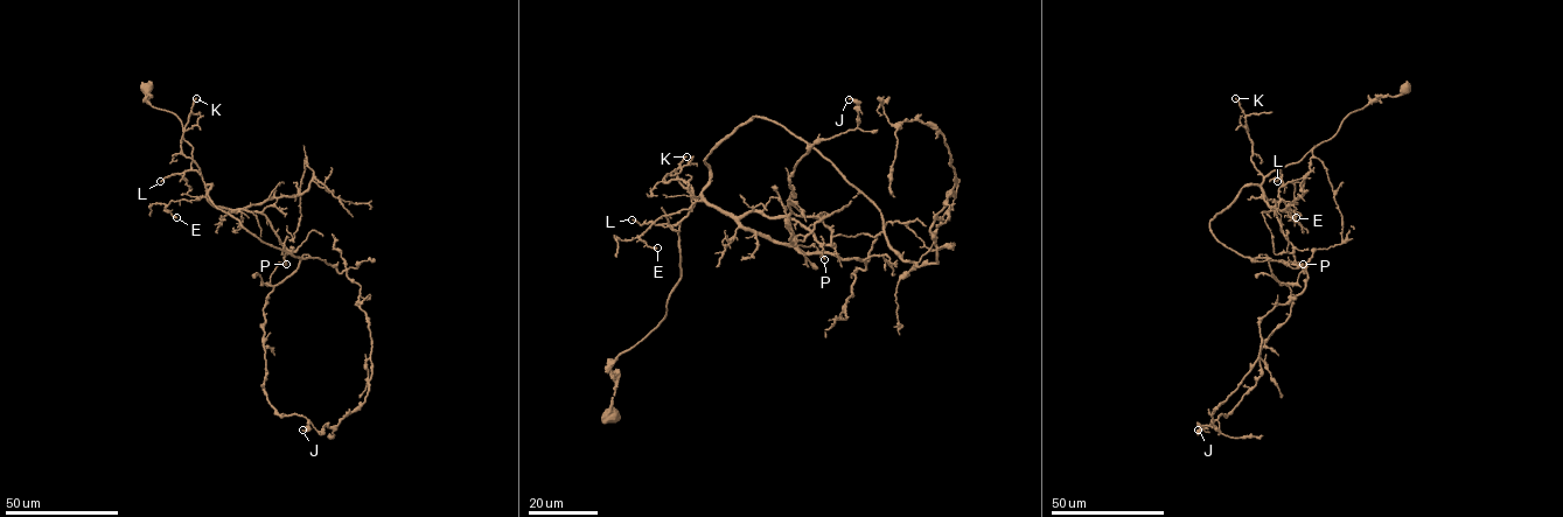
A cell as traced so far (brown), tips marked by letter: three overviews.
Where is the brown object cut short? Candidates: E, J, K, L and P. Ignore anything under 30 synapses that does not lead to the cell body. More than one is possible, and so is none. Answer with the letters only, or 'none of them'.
none of them

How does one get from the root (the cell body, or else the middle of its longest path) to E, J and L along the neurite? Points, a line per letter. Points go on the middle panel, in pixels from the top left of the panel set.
E: (608, 414), (611, 363), (664, 319), (681, 277), (679, 222), (700, 195), (640, 237), (657, 247)
J: (608, 414), (706, 156), (763, 117), (825, 158), (859, 191), (803, 242), (789, 174), (857, 127), (849, 99)
L: (608, 414), (614, 392), (611, 363), (664, 319), (667, 301), (681, 277), (679, 224), (640, 224), (632, 219)

